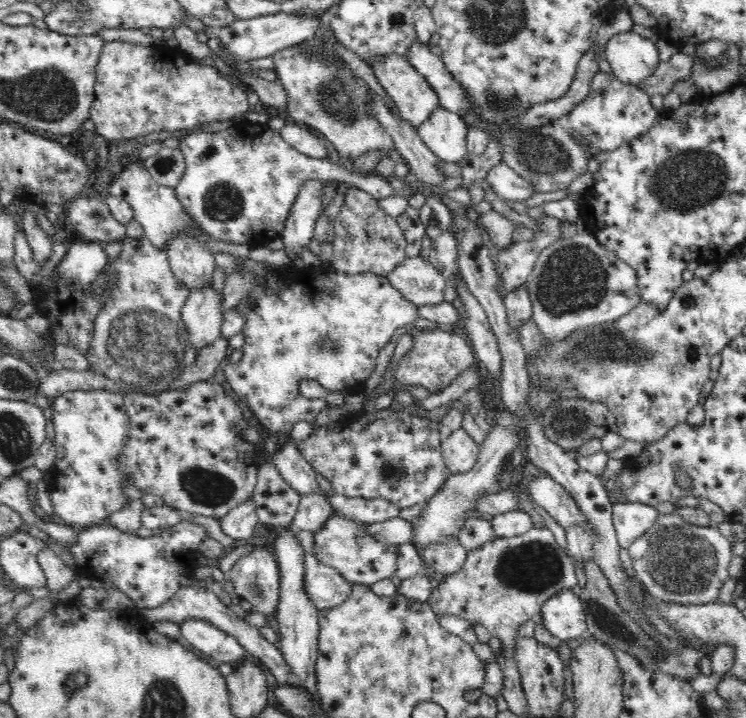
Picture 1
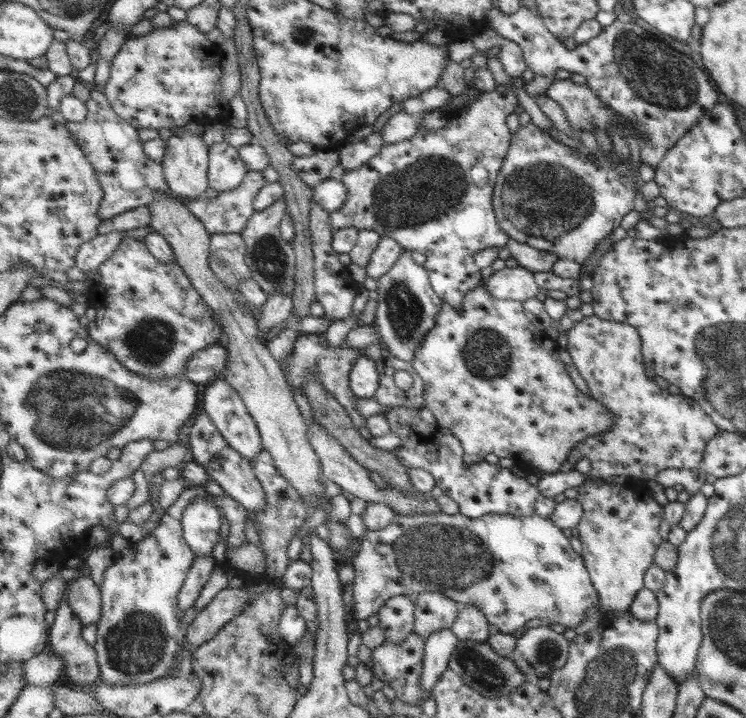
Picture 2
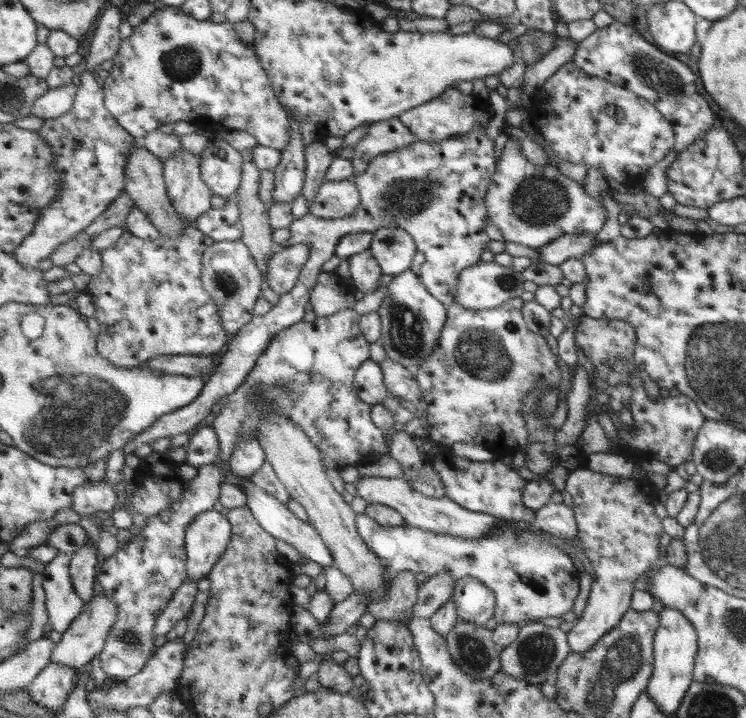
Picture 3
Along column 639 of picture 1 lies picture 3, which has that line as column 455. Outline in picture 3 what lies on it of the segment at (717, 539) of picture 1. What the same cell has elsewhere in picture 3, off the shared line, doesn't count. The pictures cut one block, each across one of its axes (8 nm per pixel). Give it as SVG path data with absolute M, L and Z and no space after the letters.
M367 512L357 514L357 528L361 532L361 538L385 562L393 580L403 570L415 570L417 574L427 572L429 576L451 570L457 580L469 574L477 576L477 580L489 586L489 590L493 590L495 594L493 618L497 620L497 624L535 622L547 616L561 618L567 610L571 610L573 598L579 590L577 584L581 568L559 548L531 534L513 536L505 528L473 542L447 534L425 532L409 524L387 528L377 524Z

